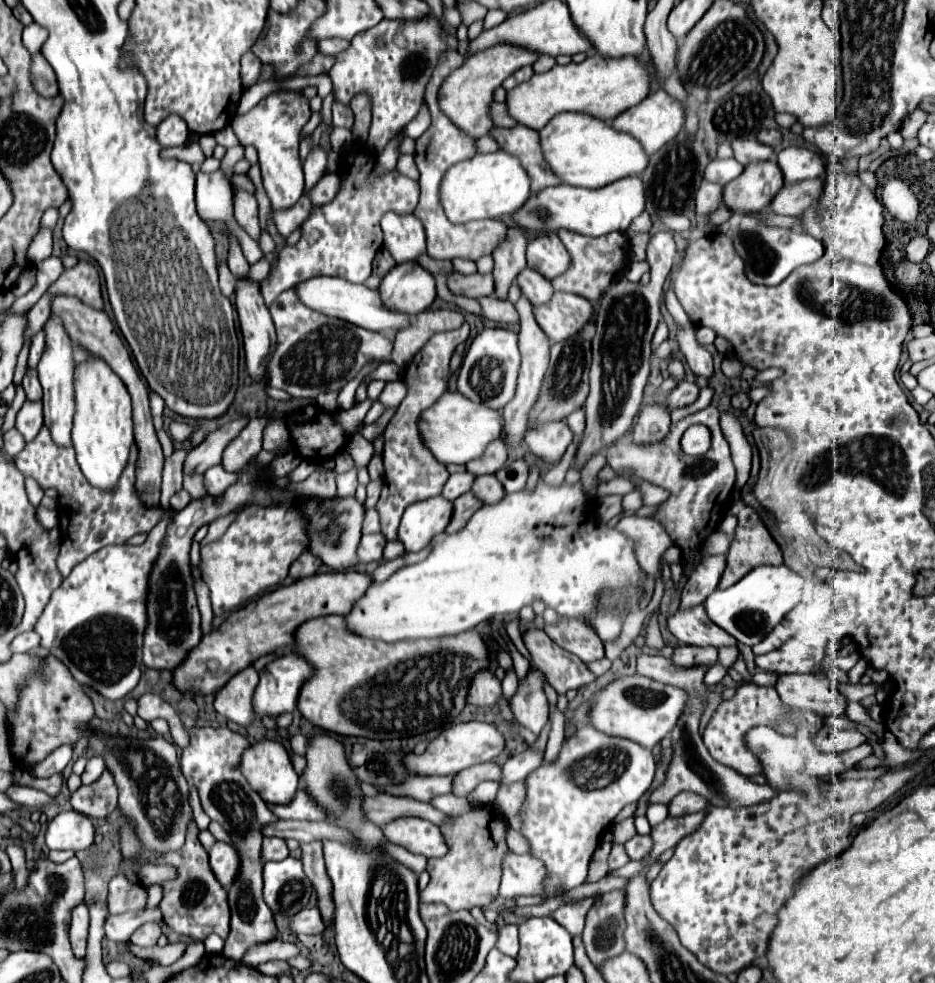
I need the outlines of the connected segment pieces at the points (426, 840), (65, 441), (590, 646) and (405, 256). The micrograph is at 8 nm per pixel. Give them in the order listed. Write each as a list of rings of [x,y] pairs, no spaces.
[[[394,820],[394,824],[386,824],[384,832],[392,844],[400,844],[426,858],[446,856],[450,850],[440,828],[434,828],[428,820]]]
[[[50,316],[44,324],[46,328],[46,350],[42,354],[42,360],[38,364],[38,378],[44,388],[44,424],[50,430],[50,436],[56,446],[60,448],[72,448],[72,414],[74,414],[74,364],[72,364],[72,352],[70,352],[70,338],[66,338],[66,332],[62,328],[62,322],[58,322],[56,316]]]
[[[562,620],[556,626],[546,626],[544,630],[554,644],[560,648],[576,654],[584,664],[590,664],[594,660],[604,658],[604,644],[596,636],[596,632],[590,632],[586,624],[578,624],[578,620]]]
[[[386,212],[380,220],[384,232],[384,246],[390,250],[396,262],[414,262],[424,254],[424,226],[414,214]]]

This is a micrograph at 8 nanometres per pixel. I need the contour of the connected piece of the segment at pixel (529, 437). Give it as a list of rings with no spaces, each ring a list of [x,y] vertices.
[[[542,422],[536,428],[530,428],[526,434],[526,444],[530,452],[544,462],[558,462],[572,442],[574,434],[566,422]]]

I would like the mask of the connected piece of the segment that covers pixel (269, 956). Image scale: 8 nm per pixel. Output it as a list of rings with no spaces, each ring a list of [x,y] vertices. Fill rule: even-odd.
[[[268,940],[262,944],[254,944],[246,950],[242,962],[246,966],[258,966],[260,962],[268,962],[268,960],[288,960],[292,956],[298,956],[300,950],[288,942],[288,940]]]

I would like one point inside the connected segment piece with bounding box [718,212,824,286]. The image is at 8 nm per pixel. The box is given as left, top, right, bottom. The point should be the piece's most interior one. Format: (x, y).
(770, 253)

